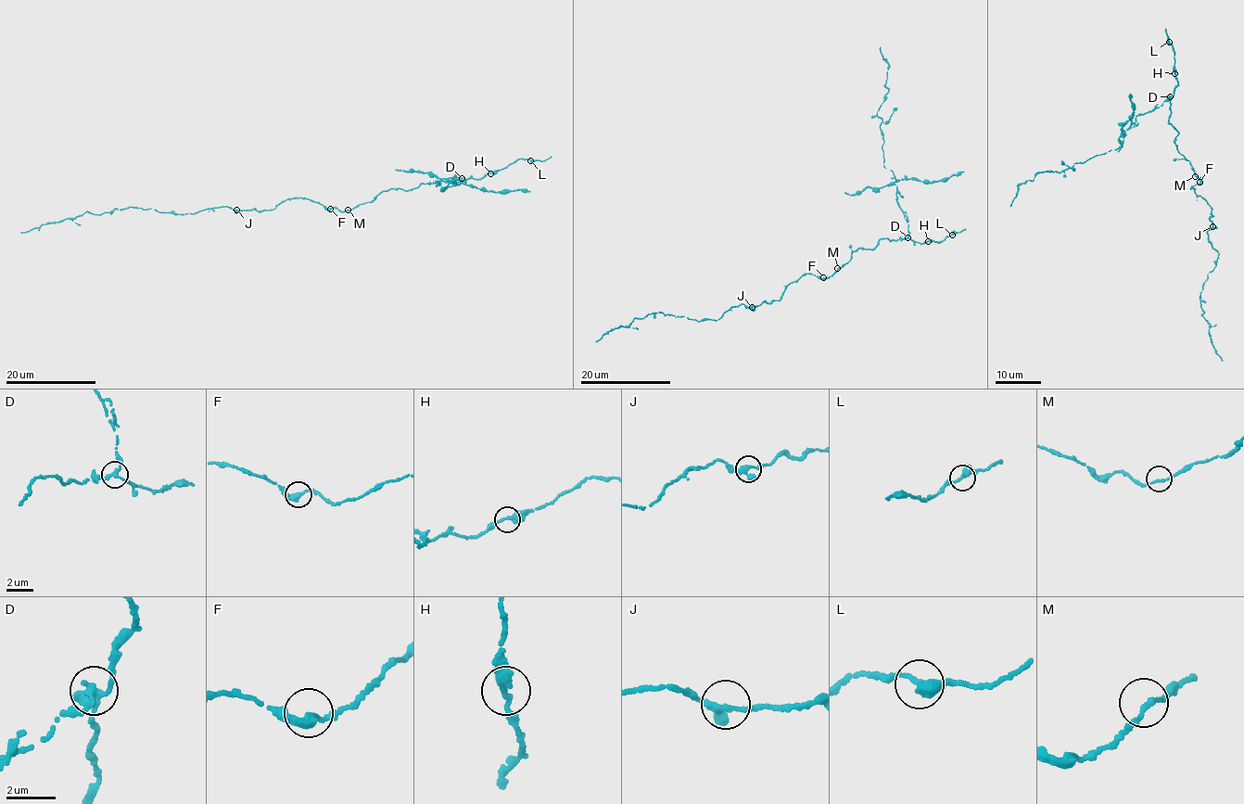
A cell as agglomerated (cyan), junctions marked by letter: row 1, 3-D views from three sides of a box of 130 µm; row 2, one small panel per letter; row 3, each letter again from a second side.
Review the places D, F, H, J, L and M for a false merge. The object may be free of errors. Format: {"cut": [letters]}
{"cut": ["D"]}

